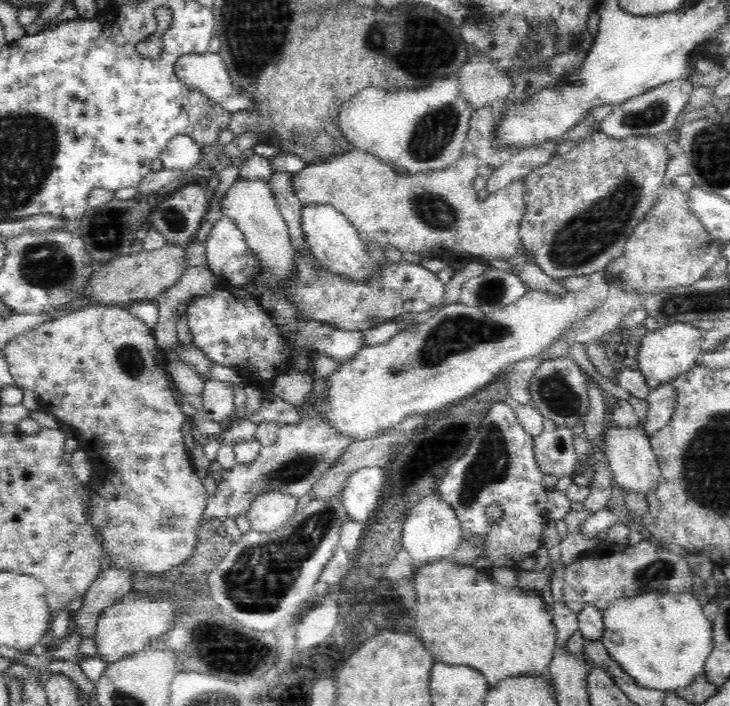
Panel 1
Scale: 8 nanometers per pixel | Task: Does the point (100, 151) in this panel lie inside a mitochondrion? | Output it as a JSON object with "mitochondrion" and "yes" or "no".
{"mitochondrion":"no"}

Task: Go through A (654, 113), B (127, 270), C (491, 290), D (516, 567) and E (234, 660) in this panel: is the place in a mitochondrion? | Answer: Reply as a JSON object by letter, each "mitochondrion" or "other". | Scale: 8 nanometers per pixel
{"A":"mitochondrion","B":"other","C":"mitochondrion","D":"other","E":"mitochondrion"}

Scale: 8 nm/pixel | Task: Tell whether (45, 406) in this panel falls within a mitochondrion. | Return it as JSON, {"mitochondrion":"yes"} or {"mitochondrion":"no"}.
{"mitochondrion":"no"}

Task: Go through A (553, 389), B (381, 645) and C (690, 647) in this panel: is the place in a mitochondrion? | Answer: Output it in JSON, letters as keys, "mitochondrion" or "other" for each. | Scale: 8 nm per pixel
{"A":"mitochondrion","B":"other","C":"other"}

